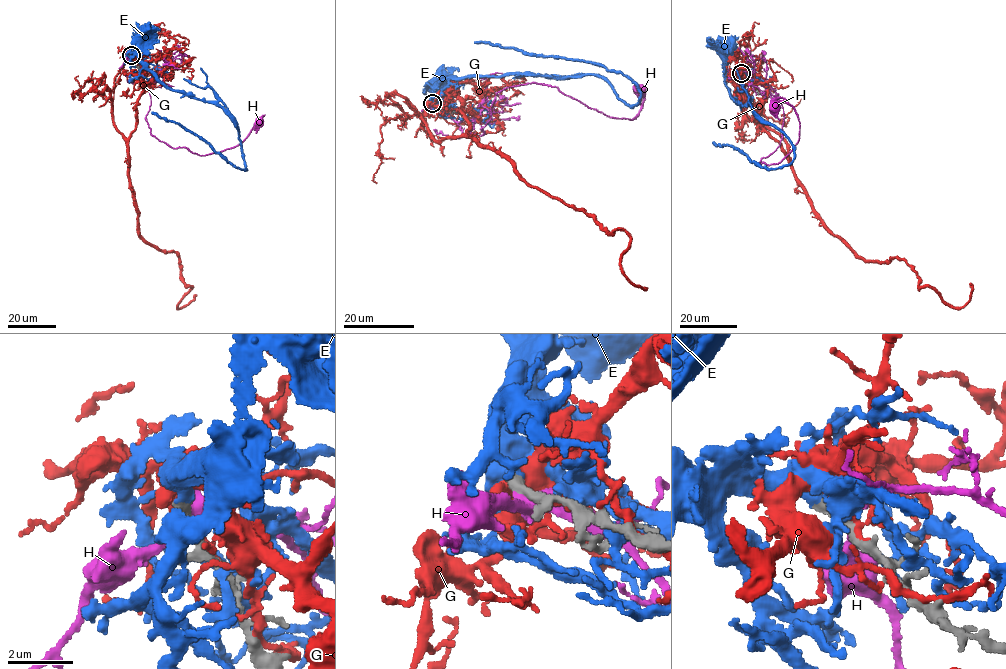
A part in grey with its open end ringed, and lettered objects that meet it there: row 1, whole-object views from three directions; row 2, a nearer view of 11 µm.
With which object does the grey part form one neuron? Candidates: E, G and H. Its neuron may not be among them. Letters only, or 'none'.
E

